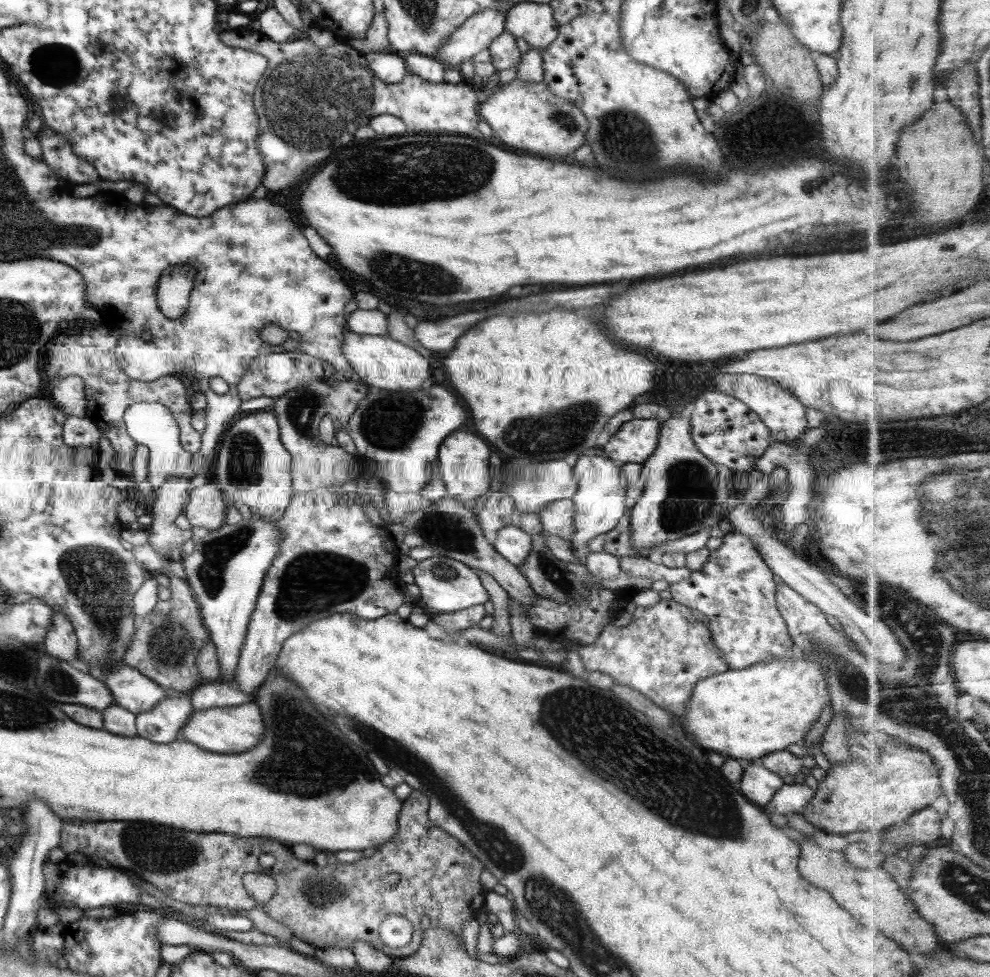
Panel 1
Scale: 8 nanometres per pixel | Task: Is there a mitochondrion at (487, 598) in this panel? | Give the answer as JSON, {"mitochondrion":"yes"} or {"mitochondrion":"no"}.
{"mitochondrion":"no"}

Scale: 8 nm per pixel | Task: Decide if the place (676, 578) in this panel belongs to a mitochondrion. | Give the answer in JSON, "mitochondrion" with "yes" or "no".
{"mitochondrion":"no"}

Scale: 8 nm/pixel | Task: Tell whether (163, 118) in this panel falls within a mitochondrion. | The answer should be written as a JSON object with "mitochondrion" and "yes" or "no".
{"mitochondrion":"no"}

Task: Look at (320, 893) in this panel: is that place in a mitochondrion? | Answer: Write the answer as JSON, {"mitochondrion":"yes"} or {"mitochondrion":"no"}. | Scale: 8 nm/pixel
{"mitochondrion":"yes"}

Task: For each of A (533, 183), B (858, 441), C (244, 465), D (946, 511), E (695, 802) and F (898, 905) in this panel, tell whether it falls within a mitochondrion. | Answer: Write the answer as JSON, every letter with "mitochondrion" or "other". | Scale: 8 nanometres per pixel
{"A":"other","B":"other","C":"mitochondrion","D":"mitochondrion","E":"mitochondrion","F":"other"}

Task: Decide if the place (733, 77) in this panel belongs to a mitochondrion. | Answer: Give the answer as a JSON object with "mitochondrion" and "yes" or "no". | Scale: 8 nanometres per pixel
{"mitochondrion":"no"}

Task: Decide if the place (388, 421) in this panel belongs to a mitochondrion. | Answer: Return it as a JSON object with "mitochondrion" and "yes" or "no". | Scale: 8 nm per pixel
{"mitochondrion":"yes"}

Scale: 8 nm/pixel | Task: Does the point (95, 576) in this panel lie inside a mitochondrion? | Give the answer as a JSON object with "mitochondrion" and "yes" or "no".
{"mitochondrion":"yes"}

